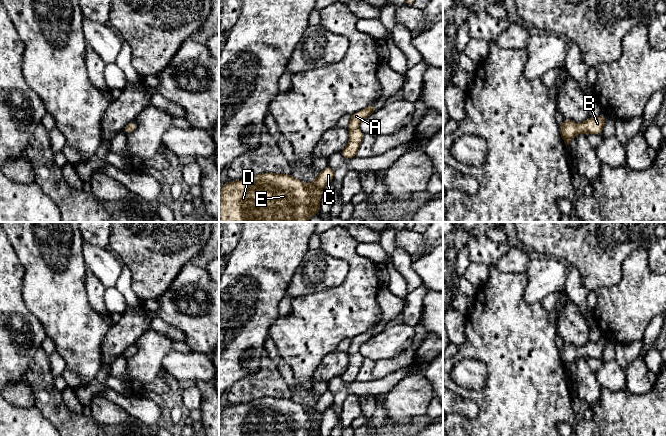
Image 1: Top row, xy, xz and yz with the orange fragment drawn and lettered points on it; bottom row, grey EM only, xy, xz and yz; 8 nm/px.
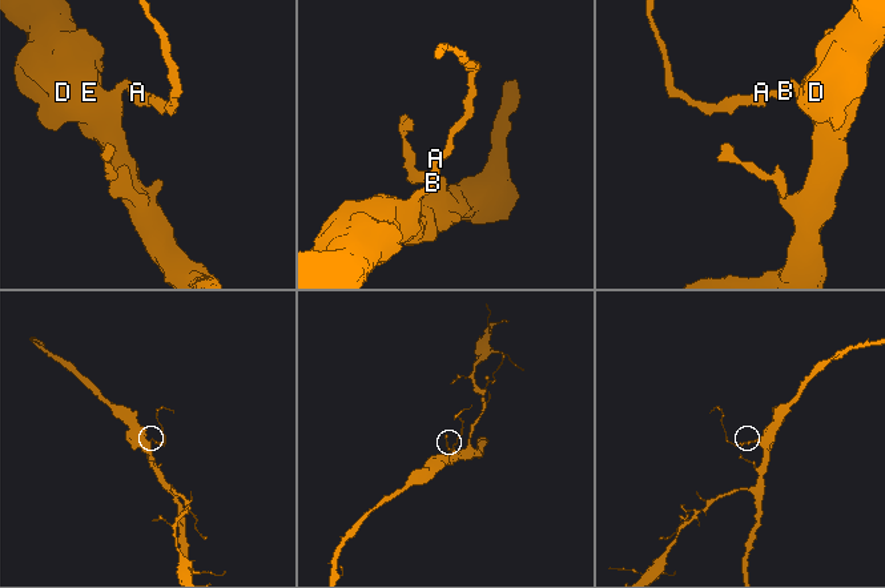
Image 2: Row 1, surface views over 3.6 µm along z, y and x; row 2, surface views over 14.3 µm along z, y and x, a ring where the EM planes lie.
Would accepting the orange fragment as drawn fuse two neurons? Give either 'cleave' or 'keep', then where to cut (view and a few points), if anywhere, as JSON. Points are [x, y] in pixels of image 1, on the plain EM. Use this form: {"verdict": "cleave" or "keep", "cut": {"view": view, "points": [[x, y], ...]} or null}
{"verdict": "keep", "cut": null}

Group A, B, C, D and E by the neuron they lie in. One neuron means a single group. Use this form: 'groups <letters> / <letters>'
groups A B C D E

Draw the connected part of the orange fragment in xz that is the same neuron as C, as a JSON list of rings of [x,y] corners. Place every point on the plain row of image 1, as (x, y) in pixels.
[[[327,390],[310,409],[291,398],[277,397],[261,397],[248,403],[231,405],[219,413],[219,436],[319,436],[322,415],[333,401],[333,393]]]

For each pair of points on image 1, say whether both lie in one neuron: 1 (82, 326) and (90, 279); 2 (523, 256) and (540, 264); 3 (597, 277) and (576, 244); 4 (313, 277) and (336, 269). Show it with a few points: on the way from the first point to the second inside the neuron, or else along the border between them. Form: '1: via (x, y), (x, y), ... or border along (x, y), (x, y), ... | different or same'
1: border along (83, 272), (87, 301), (101, 314) | different
2: border along (531, 259), (524, 270) | different
3: via (597, 269), (597, 265), (584, 252) | same
4: via (319, 271), (330, 271) | same

